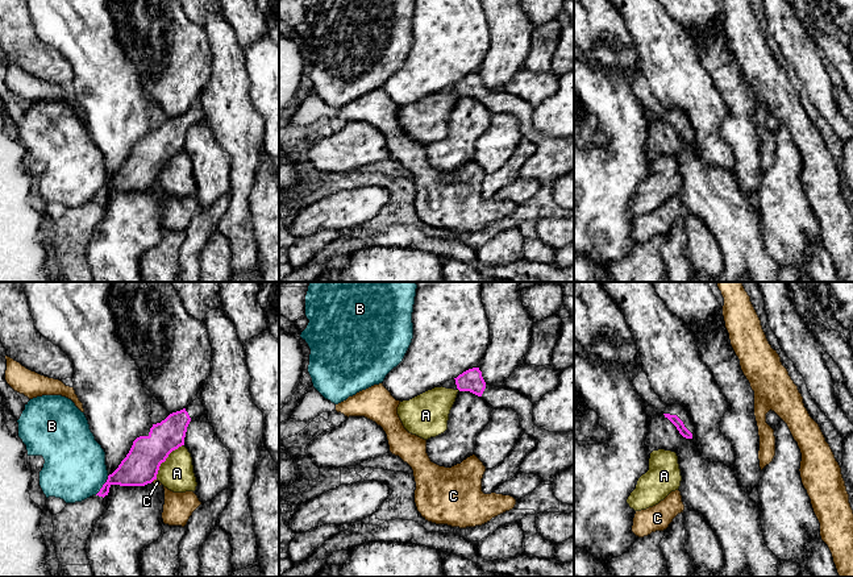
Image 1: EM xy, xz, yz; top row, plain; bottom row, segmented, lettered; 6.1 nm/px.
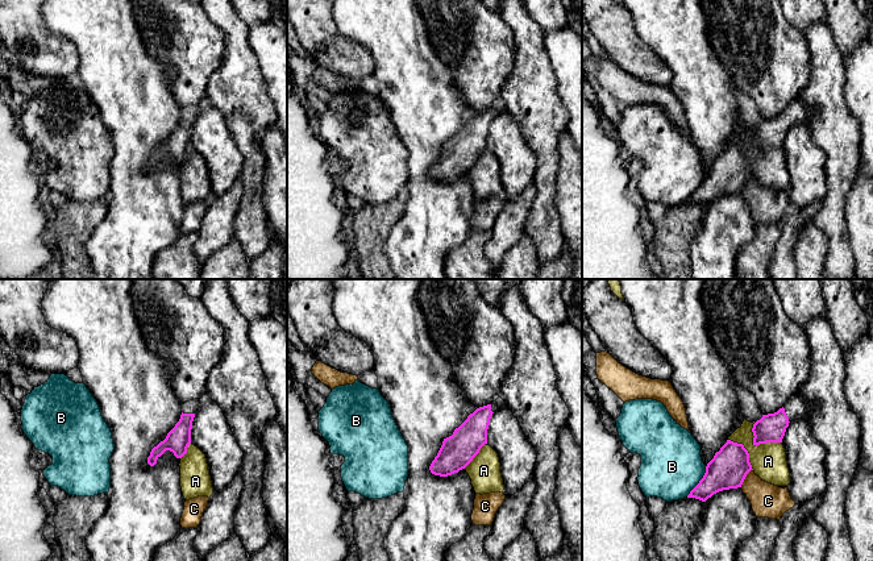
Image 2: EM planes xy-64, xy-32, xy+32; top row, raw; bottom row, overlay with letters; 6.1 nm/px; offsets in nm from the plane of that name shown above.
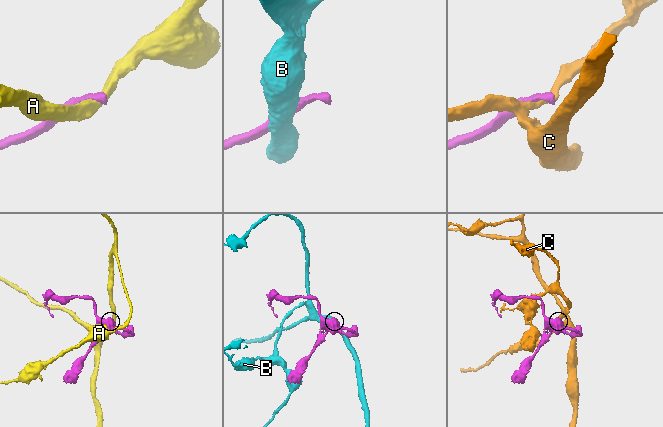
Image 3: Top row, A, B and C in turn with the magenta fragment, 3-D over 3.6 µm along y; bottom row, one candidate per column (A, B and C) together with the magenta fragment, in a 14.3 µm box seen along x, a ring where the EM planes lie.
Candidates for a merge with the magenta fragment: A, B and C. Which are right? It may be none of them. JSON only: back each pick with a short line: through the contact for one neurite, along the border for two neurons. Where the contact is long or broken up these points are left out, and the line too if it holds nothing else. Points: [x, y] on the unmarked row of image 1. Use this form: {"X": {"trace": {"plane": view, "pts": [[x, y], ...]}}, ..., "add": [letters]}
{"add": []}

